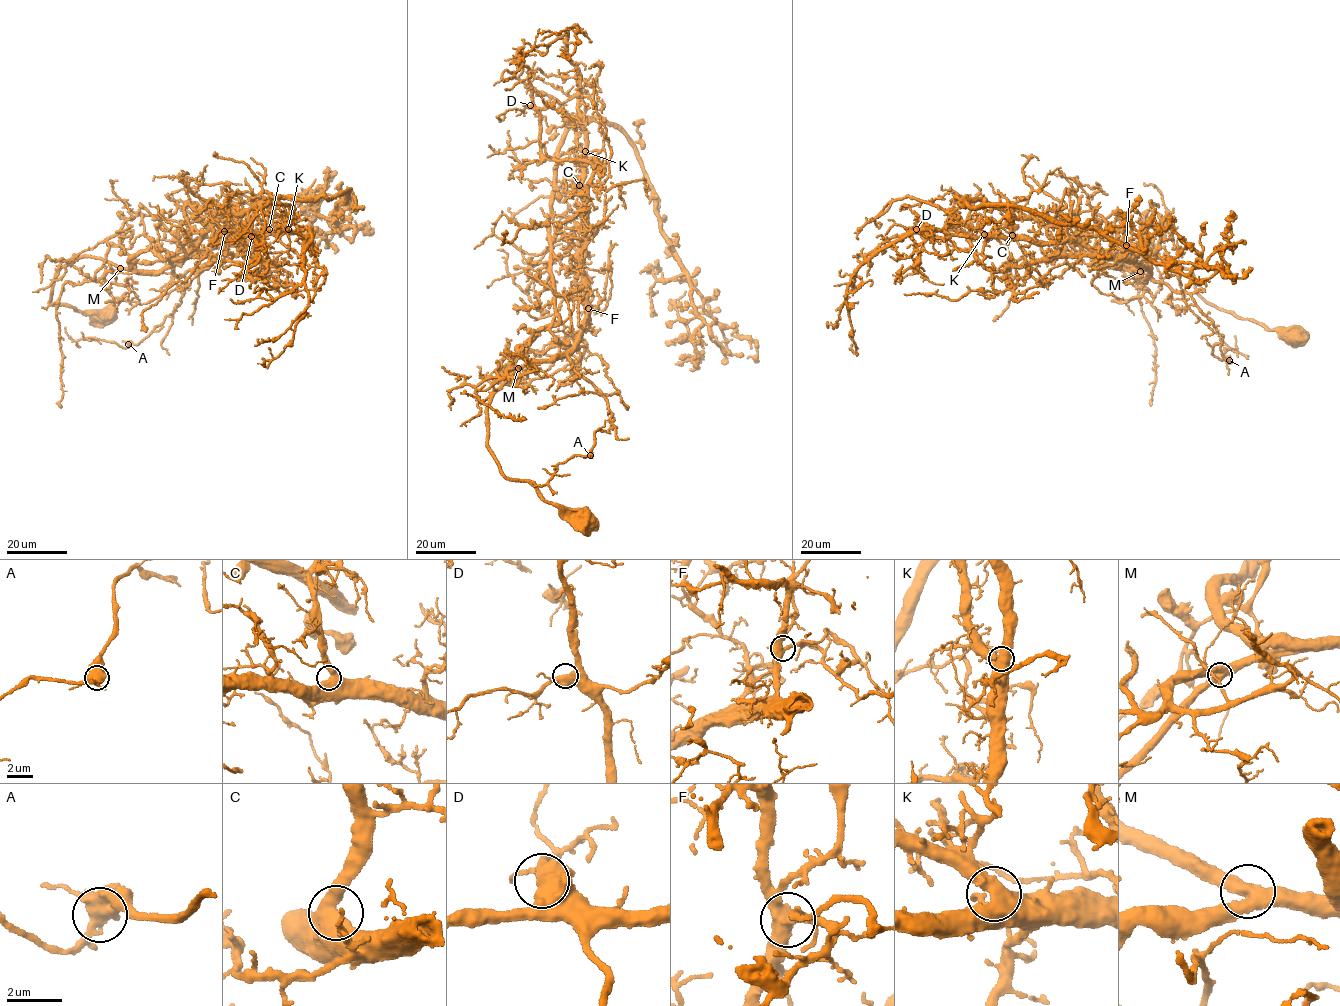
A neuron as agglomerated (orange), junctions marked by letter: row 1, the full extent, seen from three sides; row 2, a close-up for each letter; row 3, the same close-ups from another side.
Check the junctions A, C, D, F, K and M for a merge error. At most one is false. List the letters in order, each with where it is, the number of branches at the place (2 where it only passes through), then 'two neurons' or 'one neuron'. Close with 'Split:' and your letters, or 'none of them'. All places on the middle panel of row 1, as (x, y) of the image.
A: place (590, 455); branches 3; one neuron
C: place (579, 185); branches 3; one neuron
D: place (530, 105); branches 3; one neuron
F: place (588, 308); branches 3; one neuron
K: place (585, 151); branches 3; one neuron
M: place (518, 368); branches 3; one neuron
Split: none of them

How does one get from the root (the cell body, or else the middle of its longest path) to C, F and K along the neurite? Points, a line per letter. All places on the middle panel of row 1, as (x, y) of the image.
C: (584, 518), (509, 479), (486, 445), (492, 394), (524, 366), (568, 356), (585, 316), (579, 185)
F: (584, 518), (504, 476), (486, 445), (486, 412), (492, 394), (516, 371), (568, 356), (588, 308)
K: (584, 518), (509, 479), (486, 445), (492, 394), (524, 366), (568, 356), (585, 316), (585, 151)

